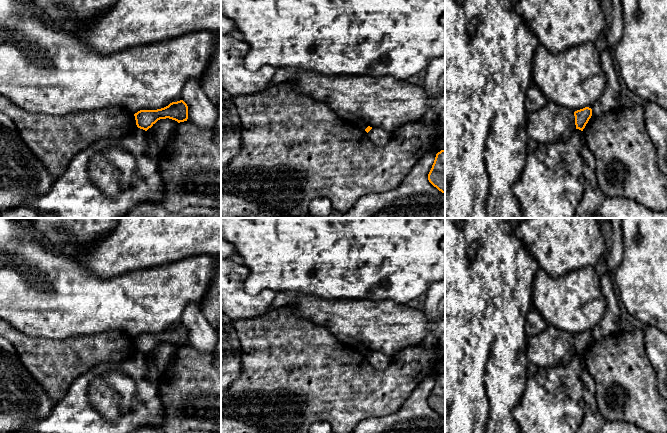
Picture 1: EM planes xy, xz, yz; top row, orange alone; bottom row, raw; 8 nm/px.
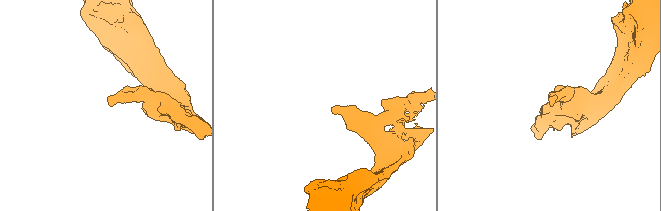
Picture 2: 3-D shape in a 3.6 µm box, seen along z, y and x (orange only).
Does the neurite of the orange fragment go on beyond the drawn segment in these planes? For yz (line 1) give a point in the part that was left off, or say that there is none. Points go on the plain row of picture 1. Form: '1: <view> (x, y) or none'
1: none

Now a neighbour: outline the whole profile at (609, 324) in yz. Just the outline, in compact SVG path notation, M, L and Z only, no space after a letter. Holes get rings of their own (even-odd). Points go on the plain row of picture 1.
M606 272L600 278L602 293L607 301L607 310L603 319L591 332L593 341L602 341L606 336L619 331L621 312L613 291L610 275L610 272Z

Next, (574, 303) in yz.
M594 266L552 277L539 269L533 279L532 304L547 322L572 335L592 332L603 319L607 301Z

